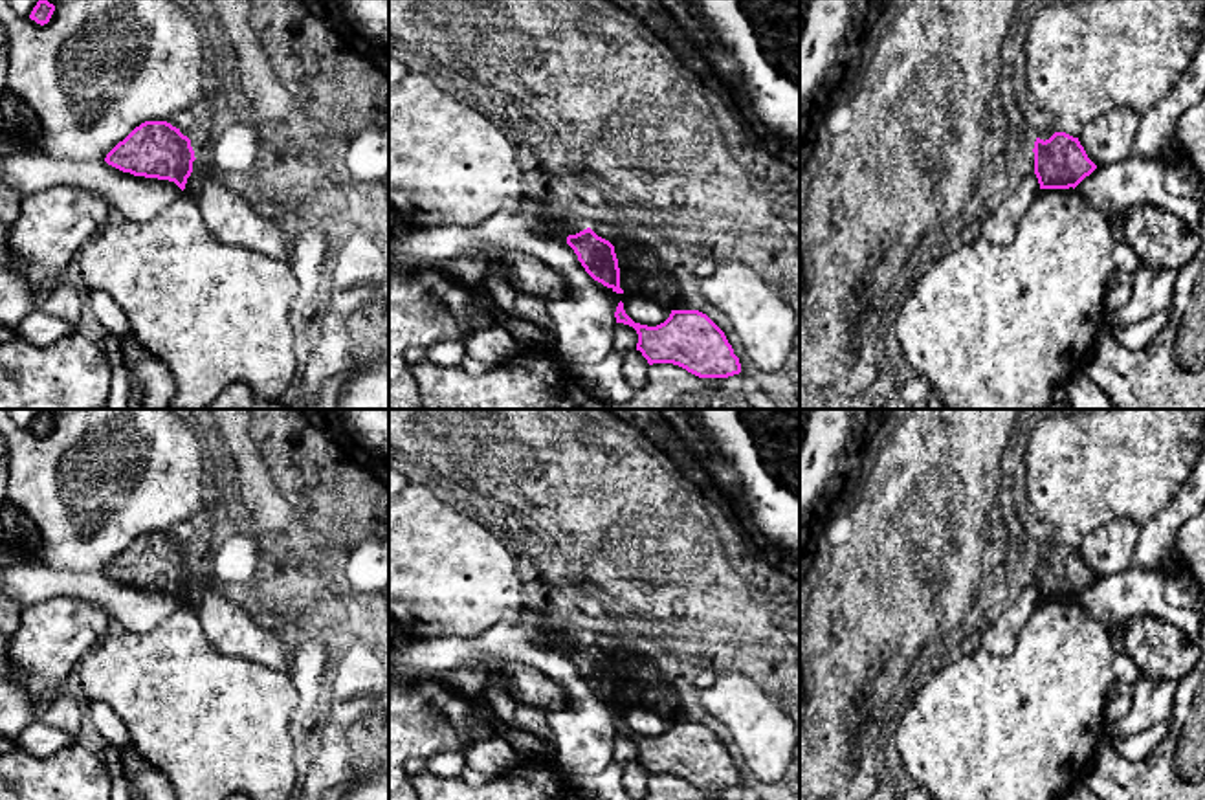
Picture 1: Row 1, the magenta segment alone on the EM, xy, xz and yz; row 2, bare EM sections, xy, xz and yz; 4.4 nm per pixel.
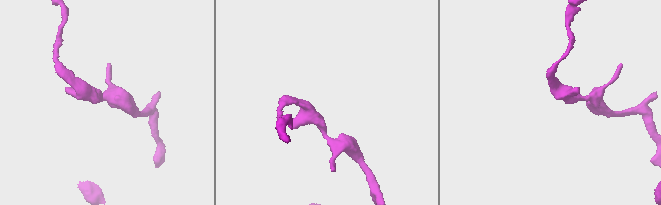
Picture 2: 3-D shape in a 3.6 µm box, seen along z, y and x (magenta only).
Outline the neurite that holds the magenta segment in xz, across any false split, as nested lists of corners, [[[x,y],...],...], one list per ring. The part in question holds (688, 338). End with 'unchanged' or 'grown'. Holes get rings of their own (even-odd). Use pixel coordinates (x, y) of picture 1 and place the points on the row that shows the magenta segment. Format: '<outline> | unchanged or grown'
[[[620,301],[616,323],[629,325],[638,334],[636,350],[653,363],[673,363],[699,378],[728,378],[741,372],[724,332],[699,310],[671,310],[669,317],[647,327],[635,323]]] | unchanged

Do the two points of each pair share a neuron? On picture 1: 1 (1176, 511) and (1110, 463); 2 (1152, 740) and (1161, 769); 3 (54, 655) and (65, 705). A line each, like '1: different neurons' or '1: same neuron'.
1: different neurons
2: different neurons
3: different neurons

